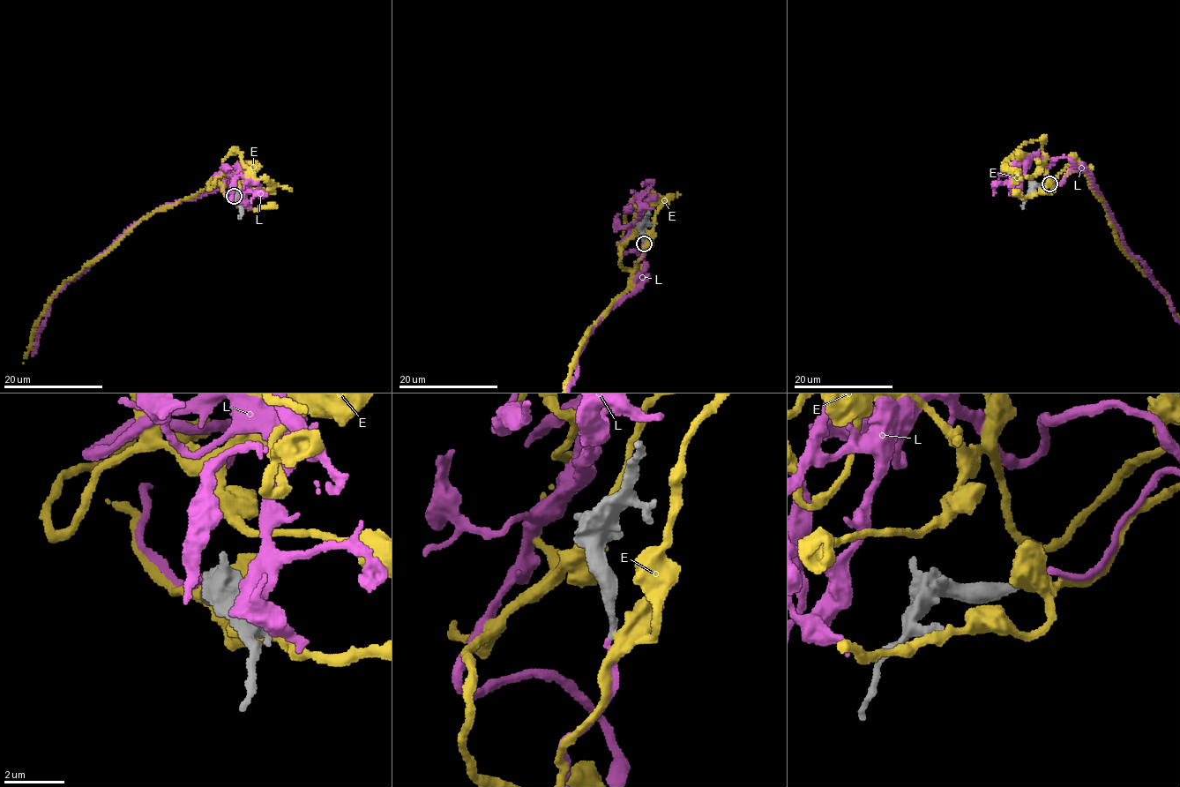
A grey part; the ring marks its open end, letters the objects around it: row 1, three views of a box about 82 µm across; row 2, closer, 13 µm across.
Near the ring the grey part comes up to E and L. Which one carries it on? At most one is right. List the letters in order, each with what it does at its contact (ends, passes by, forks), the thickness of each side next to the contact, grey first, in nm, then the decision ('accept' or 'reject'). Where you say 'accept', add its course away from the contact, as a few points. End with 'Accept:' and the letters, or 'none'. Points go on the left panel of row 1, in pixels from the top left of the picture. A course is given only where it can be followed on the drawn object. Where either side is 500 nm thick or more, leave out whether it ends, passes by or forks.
E: it forks; calibres 280 and 460 nm; reject
L: it ends; calibres 280 and 150 nm; accept
Accept: L

